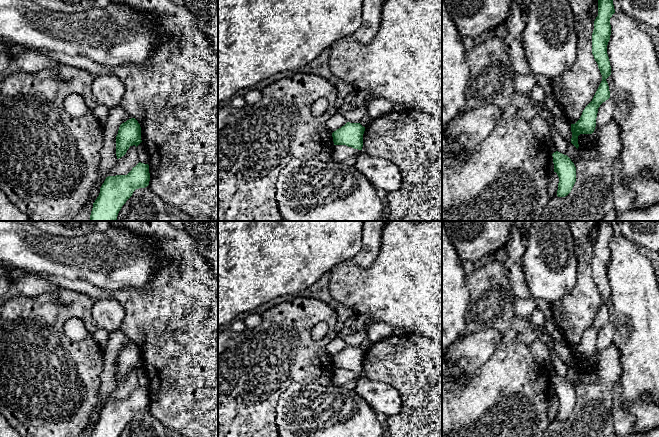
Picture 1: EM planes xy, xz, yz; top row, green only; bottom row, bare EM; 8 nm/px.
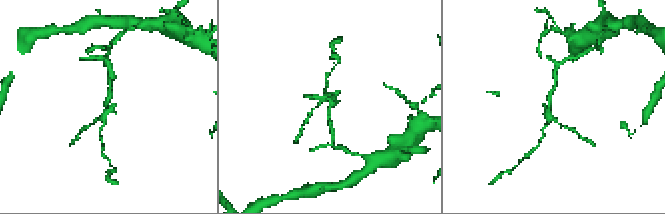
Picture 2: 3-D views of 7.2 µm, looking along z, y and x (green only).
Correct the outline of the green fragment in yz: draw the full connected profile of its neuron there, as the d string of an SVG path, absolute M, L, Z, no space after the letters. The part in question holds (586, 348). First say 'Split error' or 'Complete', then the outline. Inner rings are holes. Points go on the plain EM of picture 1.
Complete. M598 221L598 240L594 245L592 257L592 278L598 288L602 305L592 323L585 331L580 343L571 348L571 367L578 373L578 360L592 358L596 351L596 342L600 329L610 322L606 303L611 299L611 290L607 278L607 269L611 259L610 242L615 237L611 221Z

